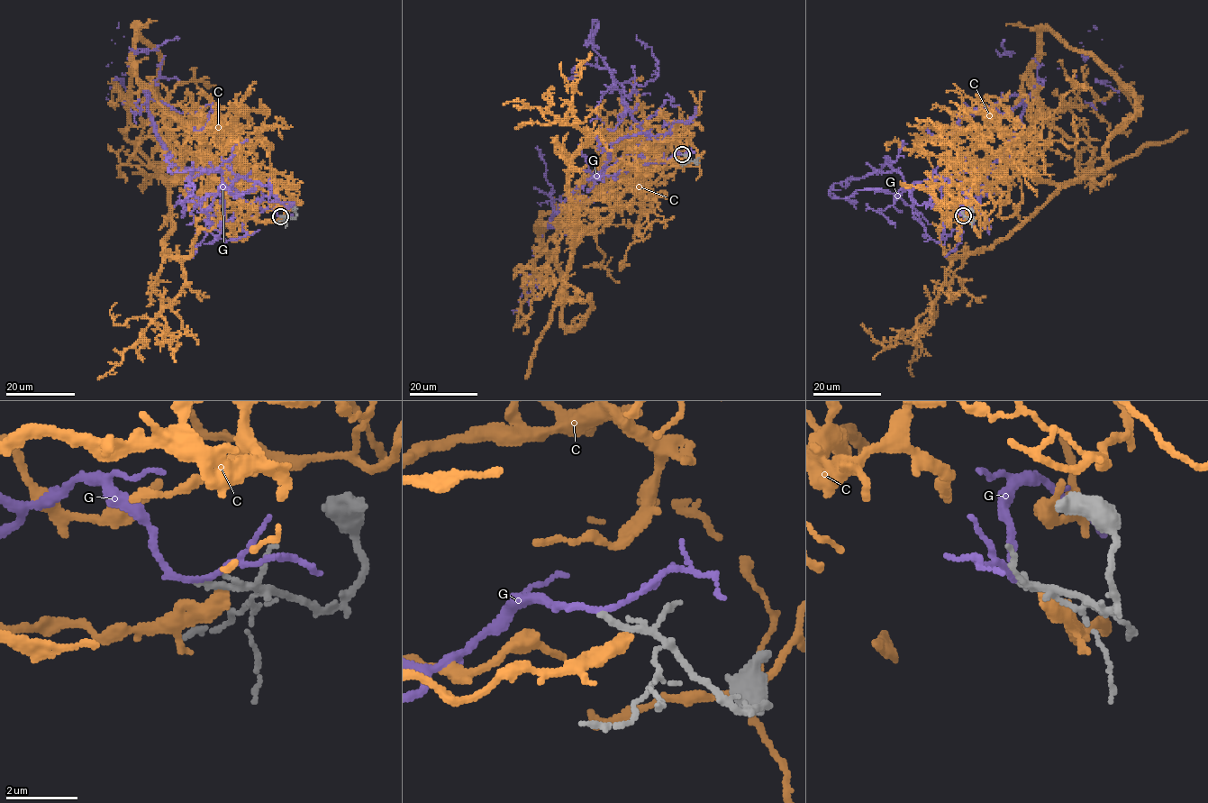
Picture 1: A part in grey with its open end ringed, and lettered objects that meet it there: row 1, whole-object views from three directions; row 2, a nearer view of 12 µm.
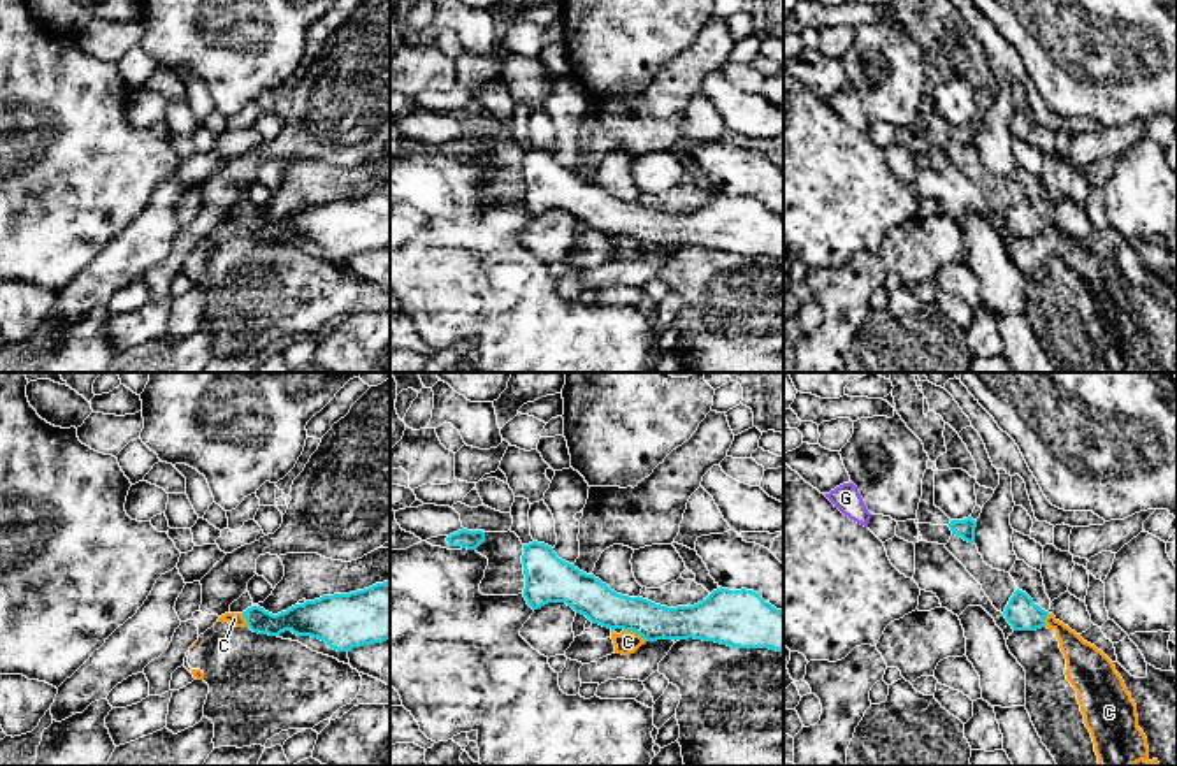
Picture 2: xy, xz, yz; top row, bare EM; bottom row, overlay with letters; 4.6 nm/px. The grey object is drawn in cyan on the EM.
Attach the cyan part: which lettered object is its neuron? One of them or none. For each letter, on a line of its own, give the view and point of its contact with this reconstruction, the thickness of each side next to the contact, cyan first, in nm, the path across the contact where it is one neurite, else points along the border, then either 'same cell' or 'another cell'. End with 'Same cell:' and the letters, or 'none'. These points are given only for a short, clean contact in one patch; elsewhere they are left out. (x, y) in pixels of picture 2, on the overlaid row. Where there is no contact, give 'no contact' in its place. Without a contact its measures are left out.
C: xz (635, 631) | 170/110 nm | along xz (624, 629), (635, 631), (645, 642) | another cell
G: no contact | another cell
Same cell: none

